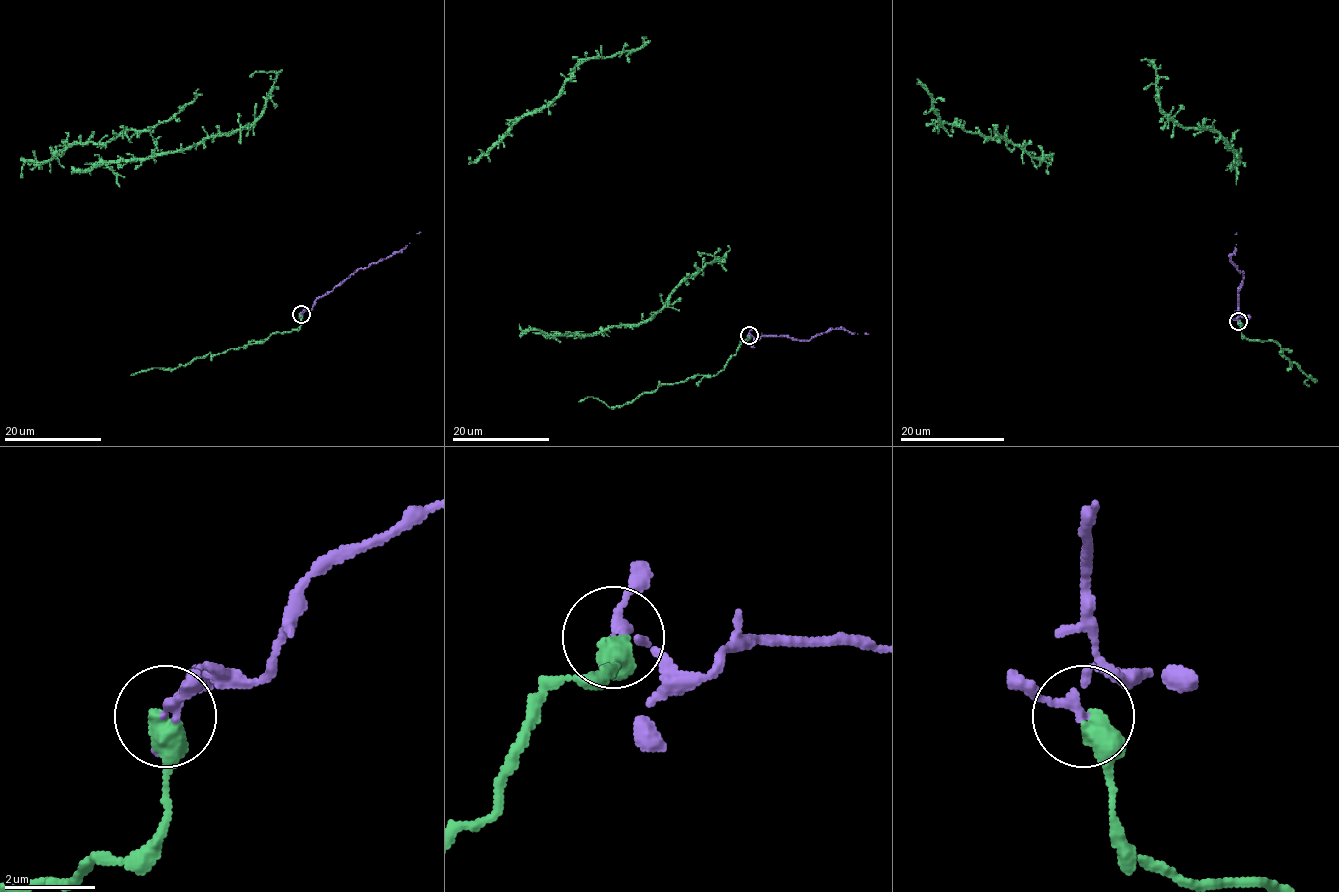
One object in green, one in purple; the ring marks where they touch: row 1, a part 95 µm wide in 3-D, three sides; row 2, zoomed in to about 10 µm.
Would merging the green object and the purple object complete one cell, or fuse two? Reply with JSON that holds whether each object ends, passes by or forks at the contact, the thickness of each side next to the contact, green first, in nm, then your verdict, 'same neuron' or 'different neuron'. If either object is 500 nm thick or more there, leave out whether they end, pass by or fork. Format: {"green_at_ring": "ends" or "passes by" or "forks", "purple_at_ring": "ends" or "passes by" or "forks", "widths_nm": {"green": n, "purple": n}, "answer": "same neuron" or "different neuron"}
{"widths_nm": {"green": 550, "purple": 160}, "answer": "same neuron"}

